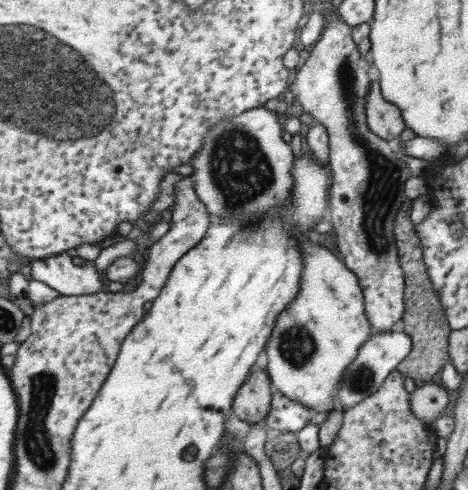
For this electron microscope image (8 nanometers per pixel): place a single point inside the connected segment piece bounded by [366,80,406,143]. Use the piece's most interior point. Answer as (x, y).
(384, 119)

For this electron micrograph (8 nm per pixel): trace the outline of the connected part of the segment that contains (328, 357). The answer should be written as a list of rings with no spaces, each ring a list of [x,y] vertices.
[[[304,235],[298,238],[302,242],[302,252],[305,256],[302,292],[277,320],[277,328],[265,350],[268,359],[265,371],[269,373],[275,390],[283,392],[287,398],[301,402],[315,412],[329,412],[335,407],[339,380],[358,357],[358,351],[370,338],[373,328],[366,316],[363,290],[359,287],[355,273],[347,270],[337,258],[333,258],[331,252],[311,244],[309,238]]]

